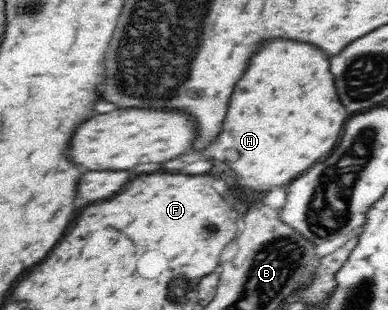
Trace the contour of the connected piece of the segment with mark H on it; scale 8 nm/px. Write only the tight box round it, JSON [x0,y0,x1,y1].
[166,39,348,193]

